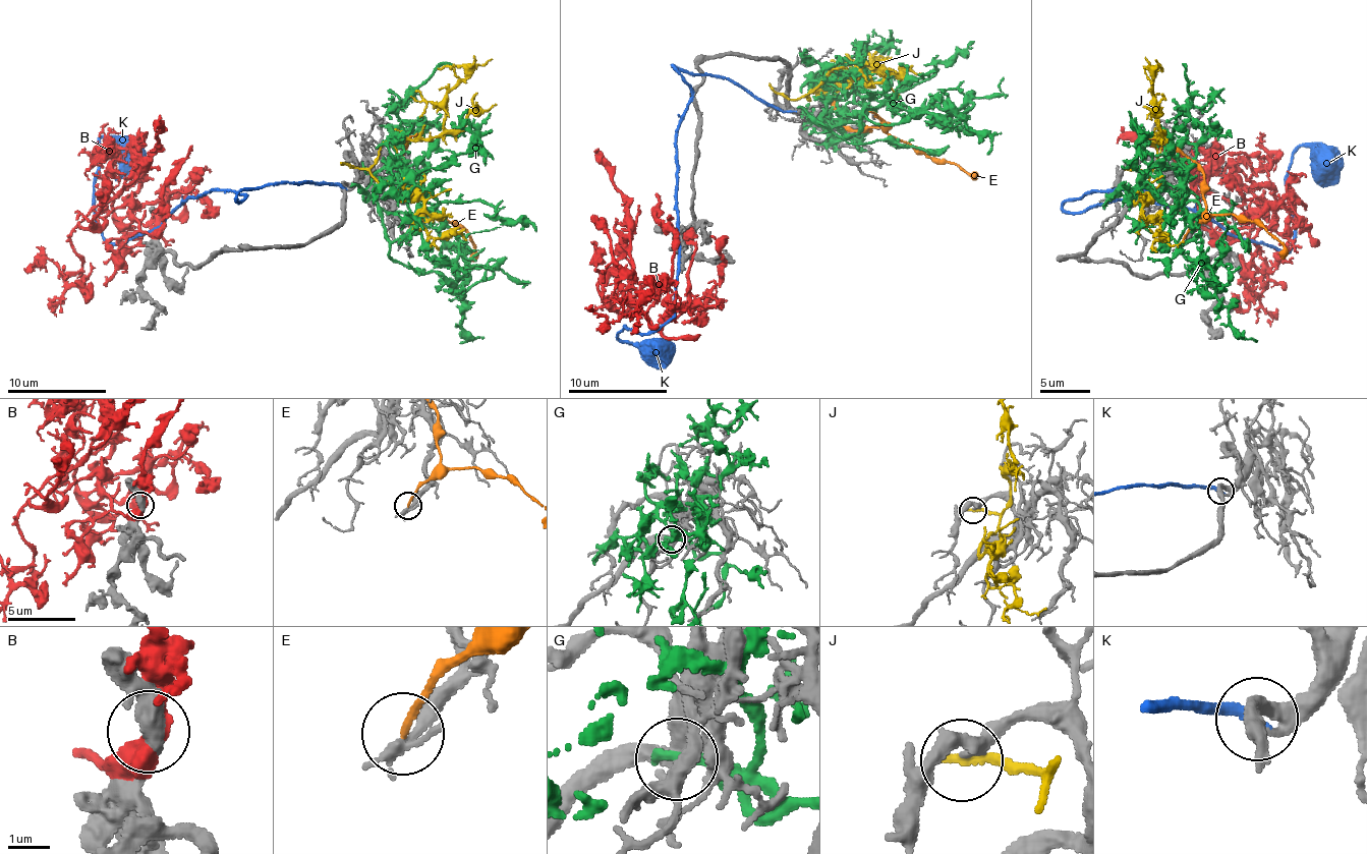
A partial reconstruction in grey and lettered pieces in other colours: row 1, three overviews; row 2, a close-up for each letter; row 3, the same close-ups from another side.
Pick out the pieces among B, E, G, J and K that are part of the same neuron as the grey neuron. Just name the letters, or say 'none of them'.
K

